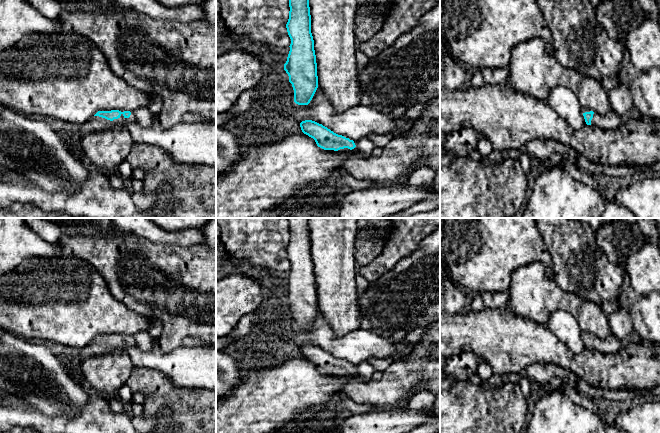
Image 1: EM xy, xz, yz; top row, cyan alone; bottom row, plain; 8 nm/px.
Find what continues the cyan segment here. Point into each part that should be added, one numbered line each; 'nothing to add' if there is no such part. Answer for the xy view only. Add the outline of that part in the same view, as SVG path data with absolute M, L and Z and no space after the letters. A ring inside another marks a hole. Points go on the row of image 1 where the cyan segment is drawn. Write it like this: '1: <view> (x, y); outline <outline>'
1: xy (96, 123); outline M132 112L129 118L125 118L123 114L121 114L118 119L114 119L113 121L99 116L93 116L90 120L78 126L78 137L82 137L95 131L107 130L120 125L127 125L136 121L137 120Z

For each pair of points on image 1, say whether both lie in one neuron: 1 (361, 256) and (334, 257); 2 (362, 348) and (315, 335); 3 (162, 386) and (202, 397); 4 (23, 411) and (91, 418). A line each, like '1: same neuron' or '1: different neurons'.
1: different neurons
2: same neuron
3: same neuron
4: same neuron

